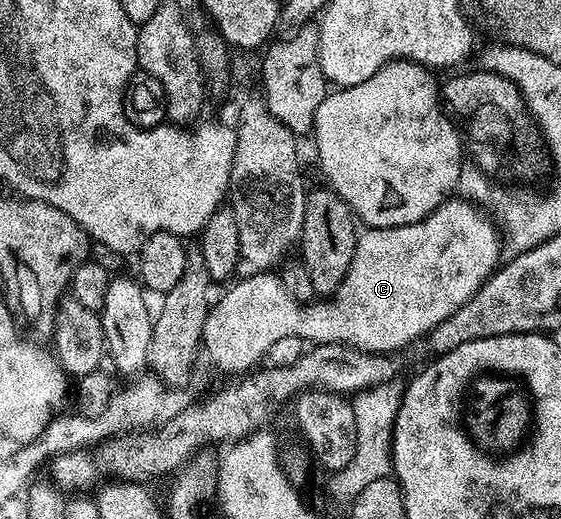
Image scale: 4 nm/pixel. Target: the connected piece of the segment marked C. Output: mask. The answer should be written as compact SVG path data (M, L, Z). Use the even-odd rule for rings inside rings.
M451 197L419 223L363 230L358 236L356 253L352 253L348 273L334 294L321 301L296 302L274 273L250 273L247 279L239 278L230 285L235 287L227 286L218 304L215 302L209 308L203 325L201 354L206 354L212 366L234 375L230 377L238 377L255 370L261 364L258 362L269 356L272 345L276 345L280 337L293 335L310 345L340 343L371 353L401 352L409 343L429 335L444 317L452 317L452 313L471 299L499 266L502 243L498 240L498 231L481 214L485 215L475 204L461 197Z

